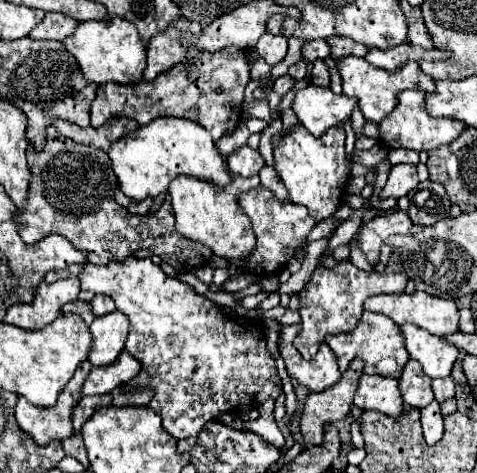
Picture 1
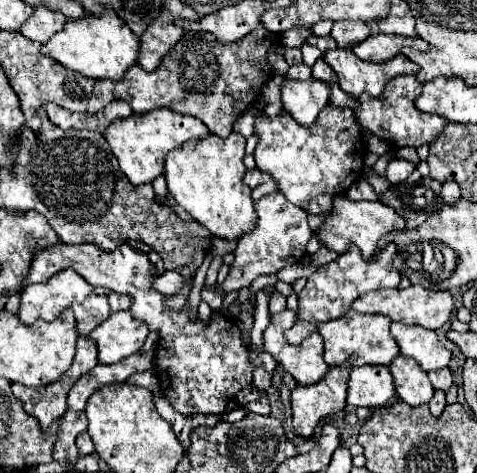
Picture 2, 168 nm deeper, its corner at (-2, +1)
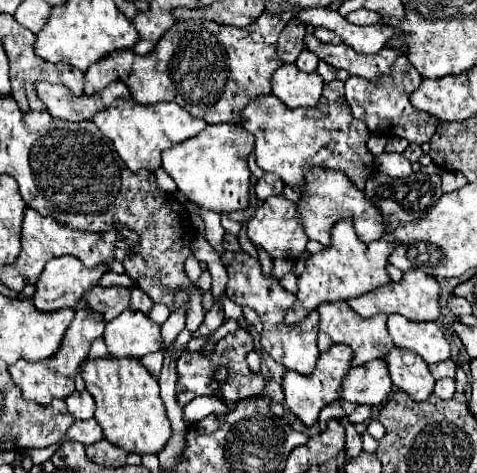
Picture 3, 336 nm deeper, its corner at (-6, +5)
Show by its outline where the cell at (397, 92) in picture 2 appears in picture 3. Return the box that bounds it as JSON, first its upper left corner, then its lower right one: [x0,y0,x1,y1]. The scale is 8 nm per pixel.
[345,56,439,144]

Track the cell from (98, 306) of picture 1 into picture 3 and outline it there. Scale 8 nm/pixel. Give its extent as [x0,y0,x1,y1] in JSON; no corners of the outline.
[131,288,155,314]

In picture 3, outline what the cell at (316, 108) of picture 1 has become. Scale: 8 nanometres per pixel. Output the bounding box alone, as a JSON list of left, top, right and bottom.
[271,64,323,108]

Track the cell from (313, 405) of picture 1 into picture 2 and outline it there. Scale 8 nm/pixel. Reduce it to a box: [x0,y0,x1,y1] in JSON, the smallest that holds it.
[291,358,353,438]

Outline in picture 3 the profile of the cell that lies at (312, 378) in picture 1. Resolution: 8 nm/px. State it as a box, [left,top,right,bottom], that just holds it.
[221,252,319,374]

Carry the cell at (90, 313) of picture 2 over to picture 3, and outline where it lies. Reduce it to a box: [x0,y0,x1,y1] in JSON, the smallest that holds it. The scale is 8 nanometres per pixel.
[85,286,131,322]

